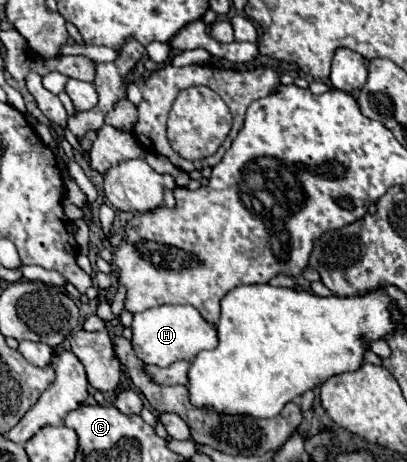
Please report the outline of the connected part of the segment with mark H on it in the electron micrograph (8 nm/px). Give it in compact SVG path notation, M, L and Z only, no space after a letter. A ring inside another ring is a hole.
M162 305L134 315L132 347L146 365L168 367L176 361L192 361L200 351L216 347L216 327L208 323L192 305Z

